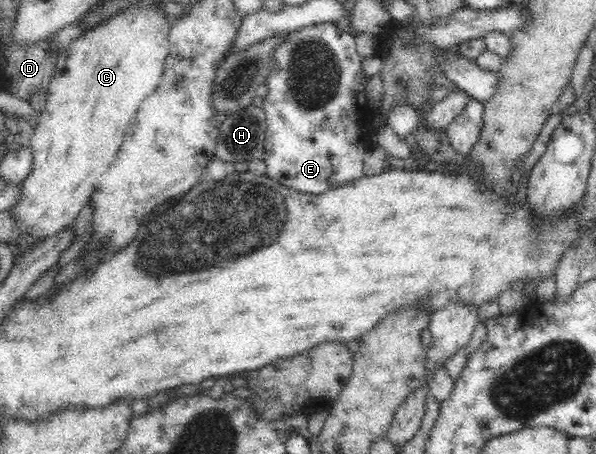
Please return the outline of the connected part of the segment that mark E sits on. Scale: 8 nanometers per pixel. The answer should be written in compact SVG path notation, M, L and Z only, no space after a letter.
M331 23L292 31L289 40L281 43L272 62L276 70L265 82L269 91L262 106L267 119L262 160L270 180L296 192L322 194L365 175L362 158L370 147L373 118L380 115L380 109L370 106L366 99L368 78L362 72L362 59L356 52L354 36L338 31Z

